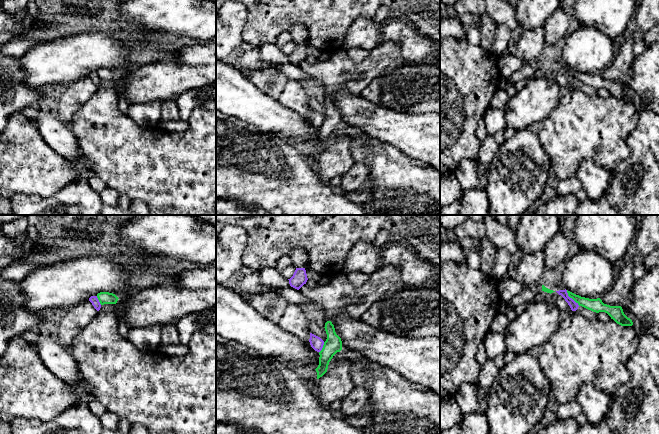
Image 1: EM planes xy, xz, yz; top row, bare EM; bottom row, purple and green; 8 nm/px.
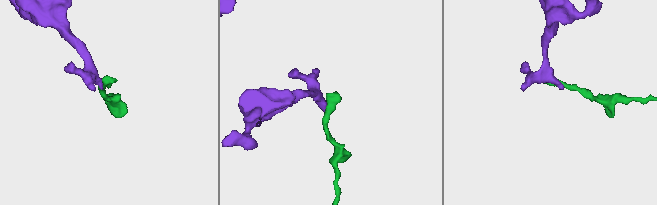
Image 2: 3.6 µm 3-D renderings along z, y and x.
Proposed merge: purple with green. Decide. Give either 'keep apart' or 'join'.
keep apart

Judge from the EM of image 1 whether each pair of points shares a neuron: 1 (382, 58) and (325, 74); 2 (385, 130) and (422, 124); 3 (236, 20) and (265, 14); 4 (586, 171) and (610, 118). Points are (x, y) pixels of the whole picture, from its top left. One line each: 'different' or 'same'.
1: same
2: same
3: different
4: different

